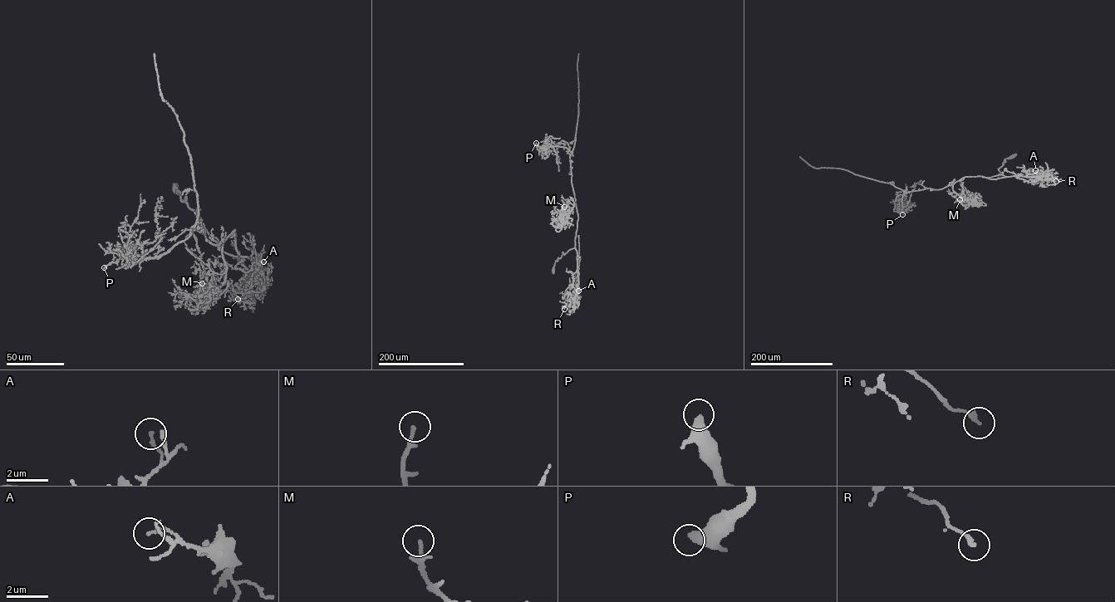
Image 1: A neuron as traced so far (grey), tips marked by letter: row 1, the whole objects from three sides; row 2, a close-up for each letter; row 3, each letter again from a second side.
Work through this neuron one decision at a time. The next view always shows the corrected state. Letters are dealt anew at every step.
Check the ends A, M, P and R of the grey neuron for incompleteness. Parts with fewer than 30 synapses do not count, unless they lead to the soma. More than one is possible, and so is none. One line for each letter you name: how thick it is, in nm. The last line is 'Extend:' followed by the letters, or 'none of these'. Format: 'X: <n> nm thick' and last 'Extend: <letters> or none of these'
Extend: none of these

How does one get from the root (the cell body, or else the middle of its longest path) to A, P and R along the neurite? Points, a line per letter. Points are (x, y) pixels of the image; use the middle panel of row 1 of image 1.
A: (553, 270), (562, 252), (564, 254), (575, 248), (578, 278), (575, 294), (578, 291)
P: (553, 270), (562, 252), (575, 246), (578, 216), (571, 152), (557, 146), (542, 149), (536, 143)
R: (553, 270), (562, 252), (564, 254), (575, 248), (577, 288), (575, 301), (562, 306), (564, 309)

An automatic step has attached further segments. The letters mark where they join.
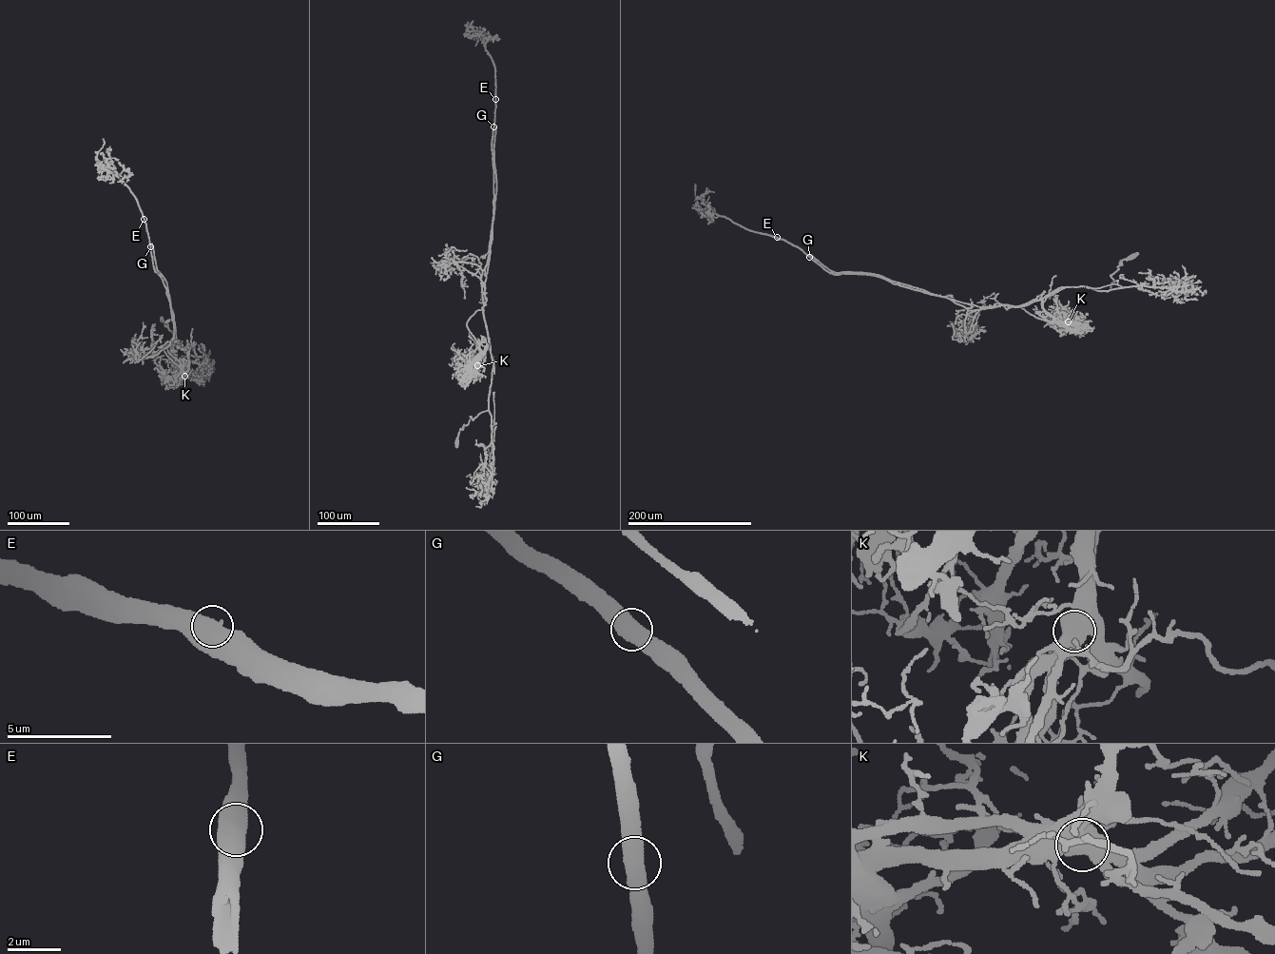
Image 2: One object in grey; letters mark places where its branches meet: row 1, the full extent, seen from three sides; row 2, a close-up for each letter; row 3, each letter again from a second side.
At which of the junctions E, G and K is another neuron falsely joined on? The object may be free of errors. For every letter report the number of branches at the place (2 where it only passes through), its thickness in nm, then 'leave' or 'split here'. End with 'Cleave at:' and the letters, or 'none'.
E: branches 2; calibre 750 nm; leave
G: branches 2; calibre 600 nm; leave
K: branches 2; calibre 800 nm; split here
Cleave at: K

